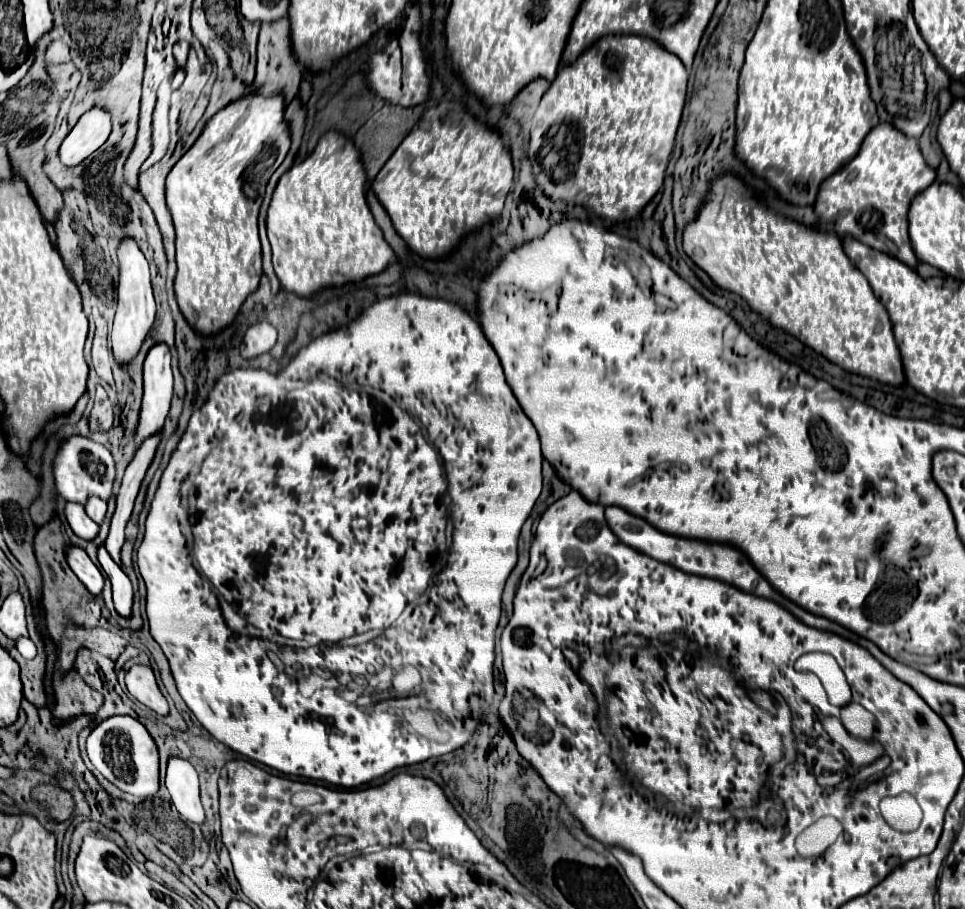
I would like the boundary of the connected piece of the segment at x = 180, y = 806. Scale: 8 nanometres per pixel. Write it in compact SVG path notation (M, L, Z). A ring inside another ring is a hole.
M170 756L166 770L166 788L172 796L172 804L184 820L204 824L204 810L198 794L198 772L188 760Z

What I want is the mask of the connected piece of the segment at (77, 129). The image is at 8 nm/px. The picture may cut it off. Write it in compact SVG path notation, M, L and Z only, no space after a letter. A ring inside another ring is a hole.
M92 108L80 116L78 124L68 132L60 146L60 162L66 168L78 166L92 152L96 152L110 136L110 114Z

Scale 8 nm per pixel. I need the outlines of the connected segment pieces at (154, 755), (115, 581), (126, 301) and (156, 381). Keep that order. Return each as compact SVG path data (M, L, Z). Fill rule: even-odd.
M112 716L90 732L86 752L94 768L122 792L152 798L158 792L158 750L148 730L130 716Z
M98 546L98 562L104 570L104 574L108 576L110 584L112 584L112 598L114 598L114 608L118 610L118 614L122 616L130 616L130 608L132 608L132 584L128 580L128 576L122 572L122 568L118 564L114 564L114 560L110 560L110 554L106 552L106 546Z
M124 240L118 248L120 258L120 286L118 286L118 310L112 326L112 352L120 366L128 366L134 356L138 356L138 350L142 348L146 336L152 330L154 318L156 318L156 302L152 296L152 284L150 284L150 272L148 262L144 254L138 250L134 240Z
M156 344L144 362L144 400L140 408L140 418L136 426L136 448L142 446L146 436L154 436L170 410L172 400L172 370L170 370L170 350L166 344Z

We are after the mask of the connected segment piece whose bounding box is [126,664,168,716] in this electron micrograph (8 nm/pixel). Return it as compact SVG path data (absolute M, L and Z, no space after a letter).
M134 664L128 672L126 672L126 688L128 692L142 702L144 706L148 706L150 710L166 716L168 714L168 702L162 696L154 672L150 666L142 666L142 664Z

